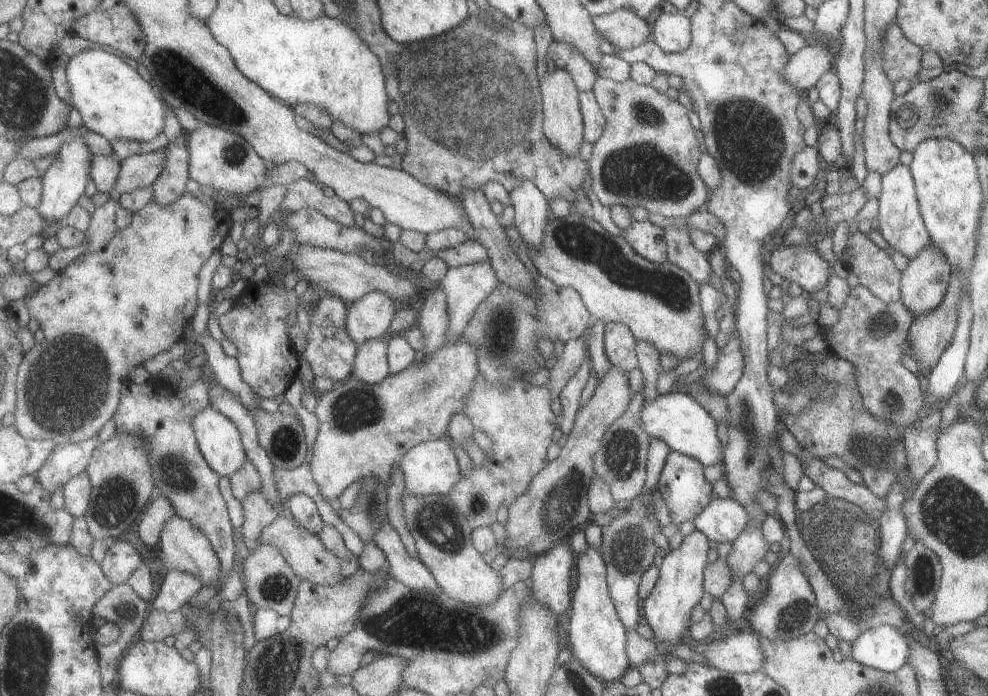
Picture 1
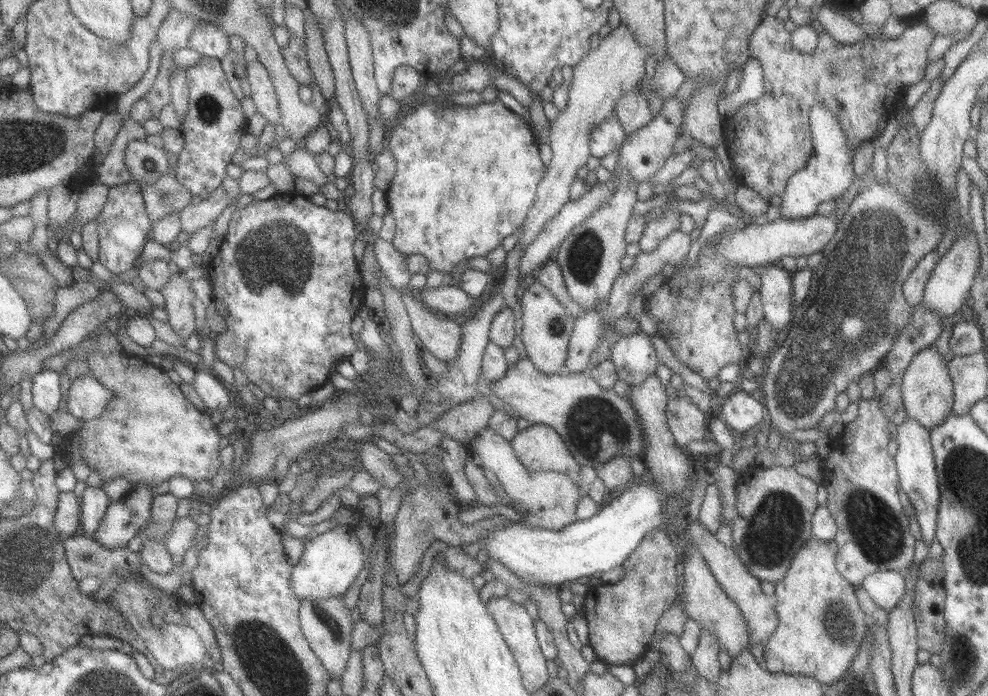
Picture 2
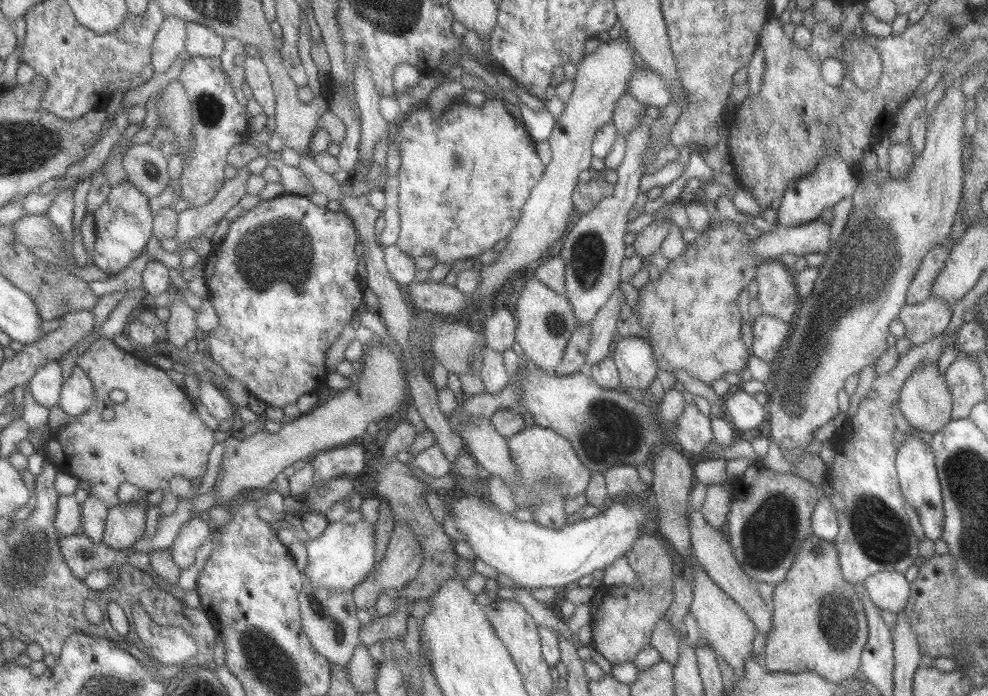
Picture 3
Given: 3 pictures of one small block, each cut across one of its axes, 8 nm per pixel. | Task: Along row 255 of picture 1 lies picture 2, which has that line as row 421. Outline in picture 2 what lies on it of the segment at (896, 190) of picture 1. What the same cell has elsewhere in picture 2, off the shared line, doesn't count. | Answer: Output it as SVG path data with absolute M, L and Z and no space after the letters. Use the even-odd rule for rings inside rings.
M906 417L906 420L903 420L895 427L893 437L897 443L897 452L893 456L893 465L895 466L898 485L915 511L915 520L919 525L921 541L929 546L934 538L937 505L939 505L939 488L937 488L929 434L915 420Z

